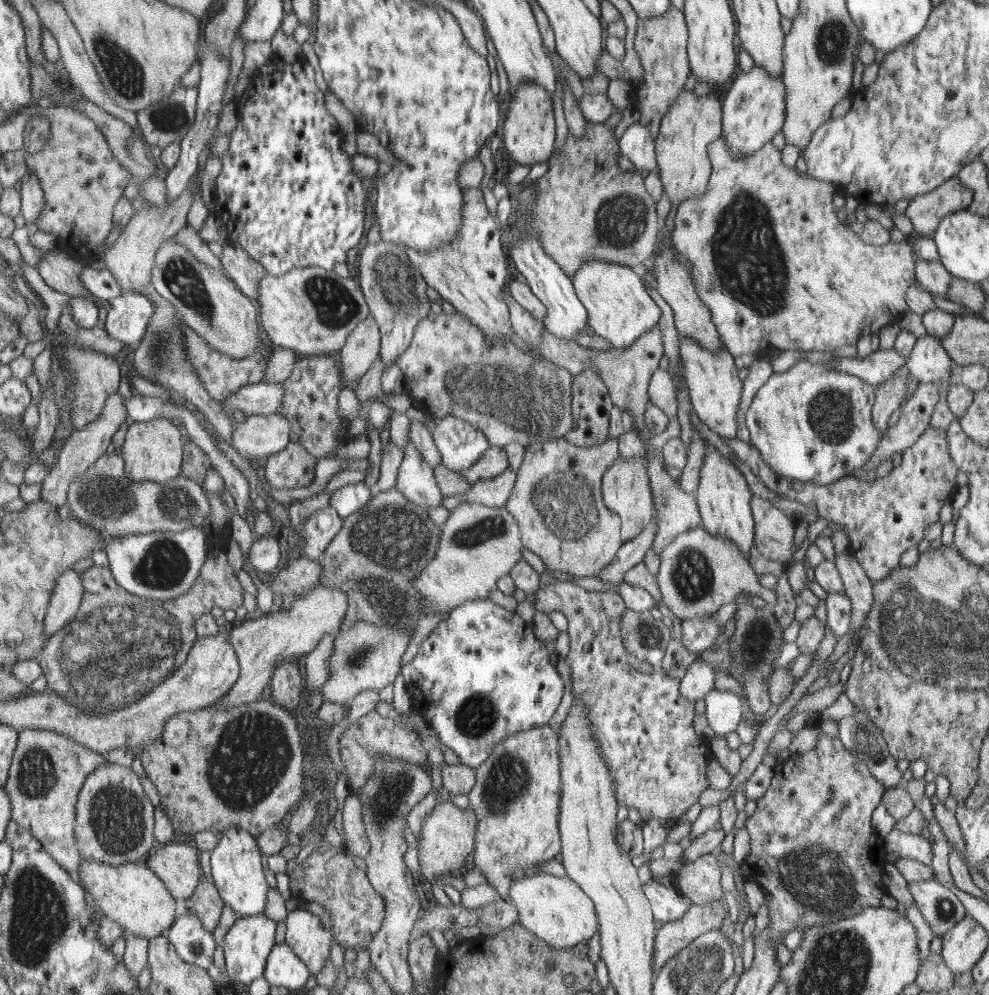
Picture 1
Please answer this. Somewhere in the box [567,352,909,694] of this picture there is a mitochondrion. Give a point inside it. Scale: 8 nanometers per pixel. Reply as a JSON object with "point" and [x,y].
{"point":[830,413]}

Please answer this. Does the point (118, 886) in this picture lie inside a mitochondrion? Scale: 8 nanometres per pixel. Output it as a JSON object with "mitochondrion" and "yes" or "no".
{"mitochondrion":"no"}

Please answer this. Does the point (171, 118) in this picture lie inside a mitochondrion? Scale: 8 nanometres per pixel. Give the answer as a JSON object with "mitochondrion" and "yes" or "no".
{"mitochondrion":"yes"}

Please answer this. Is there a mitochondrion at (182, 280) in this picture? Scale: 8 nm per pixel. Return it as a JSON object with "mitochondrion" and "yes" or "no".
{"mitochondrion":"yes"}

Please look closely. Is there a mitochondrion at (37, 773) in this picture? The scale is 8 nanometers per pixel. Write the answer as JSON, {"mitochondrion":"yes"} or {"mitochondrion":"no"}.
{"mitochondrion":"yes"}

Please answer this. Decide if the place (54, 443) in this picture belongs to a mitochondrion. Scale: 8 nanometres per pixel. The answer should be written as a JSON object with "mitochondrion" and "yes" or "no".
{"mitochondrion":"no"}

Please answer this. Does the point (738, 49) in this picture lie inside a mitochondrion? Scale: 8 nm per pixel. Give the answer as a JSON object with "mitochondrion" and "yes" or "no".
{"mitochondrion":"no"}

